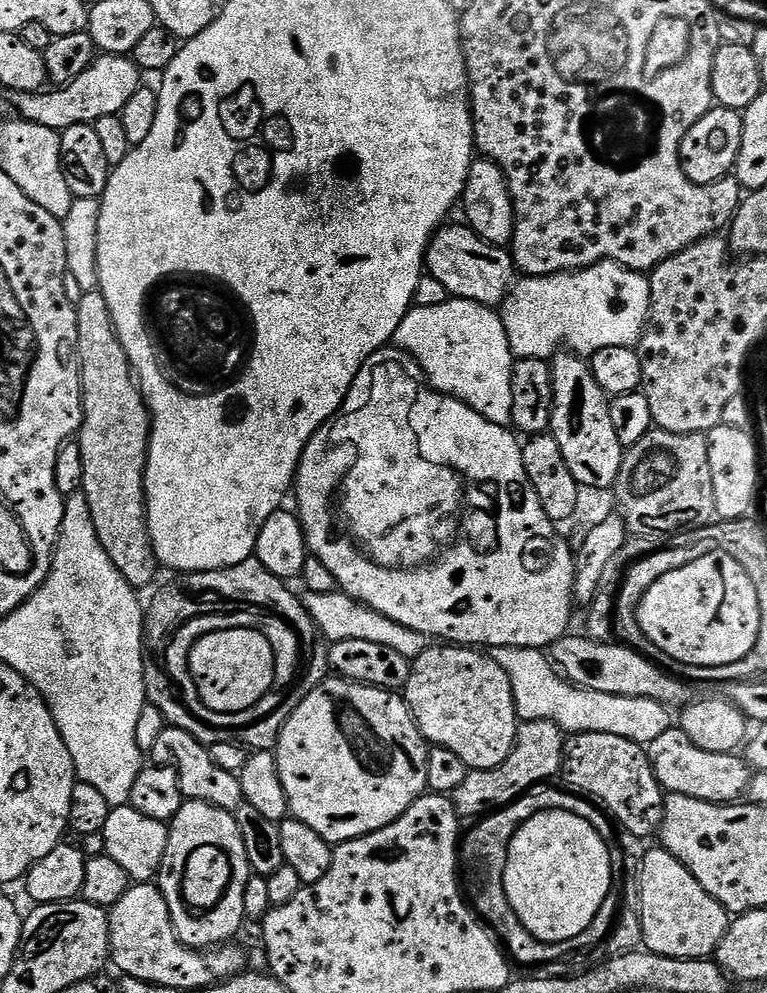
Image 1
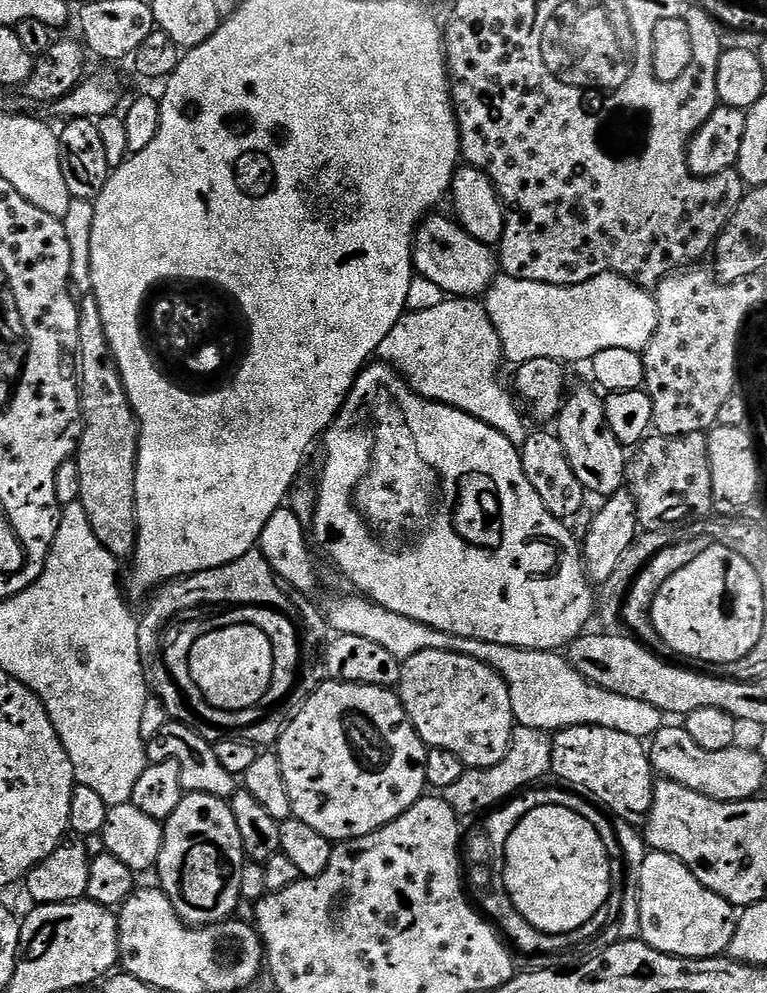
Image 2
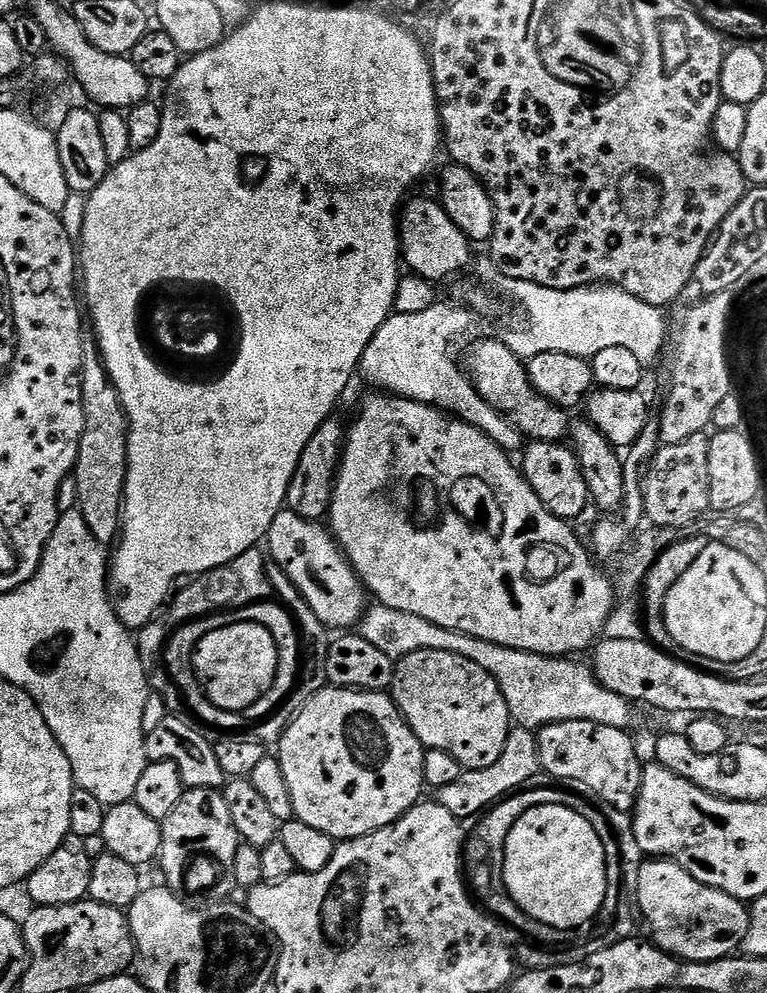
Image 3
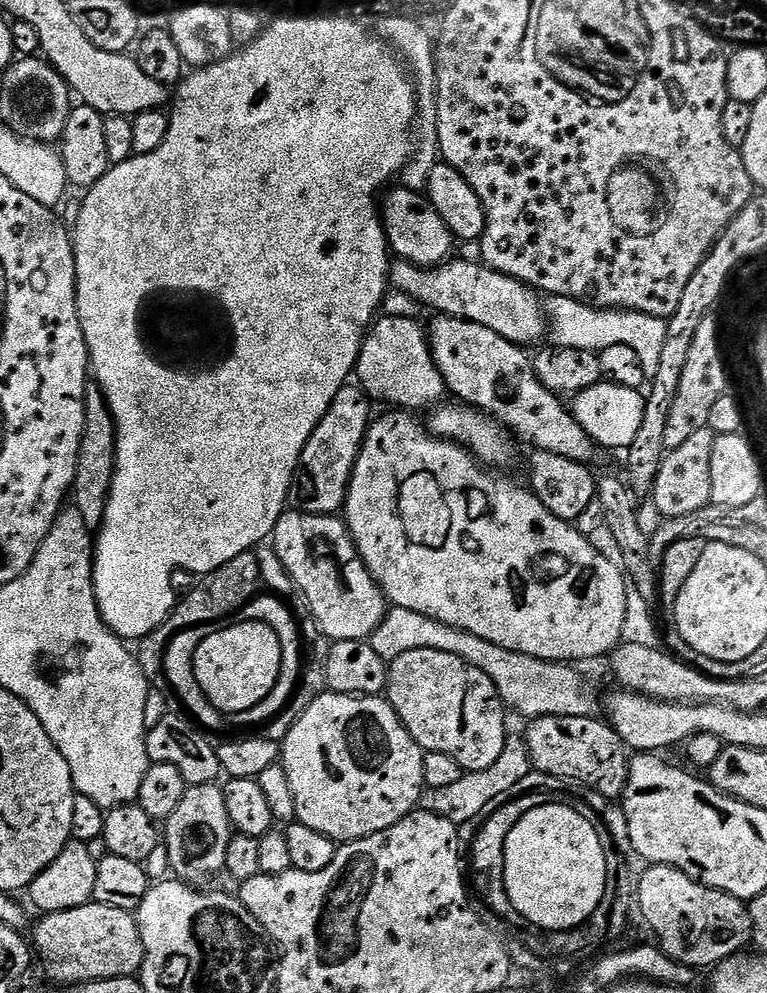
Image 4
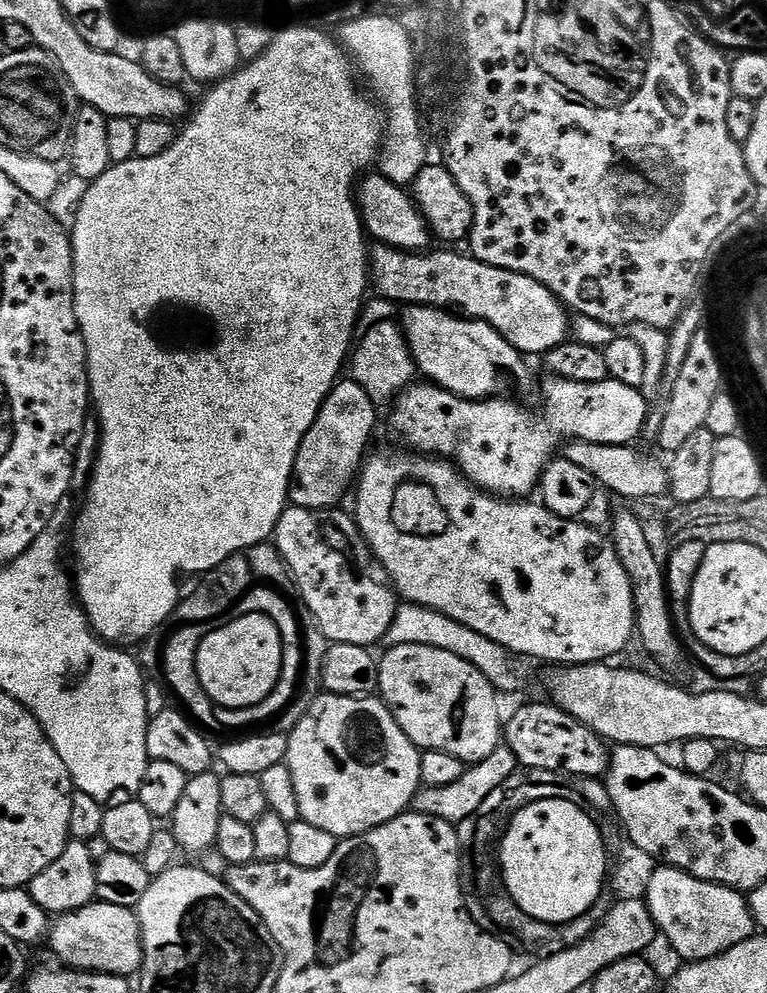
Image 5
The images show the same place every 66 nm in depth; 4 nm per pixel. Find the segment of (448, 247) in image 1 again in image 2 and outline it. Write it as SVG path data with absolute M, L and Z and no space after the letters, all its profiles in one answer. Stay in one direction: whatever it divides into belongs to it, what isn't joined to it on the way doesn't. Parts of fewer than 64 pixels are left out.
M429 214L420 221L412 245L412 267L420 272L436 288L452 298L480 298L488 291L498 275L498 256L489 245L475 240L465 228L461 228L455 219Z

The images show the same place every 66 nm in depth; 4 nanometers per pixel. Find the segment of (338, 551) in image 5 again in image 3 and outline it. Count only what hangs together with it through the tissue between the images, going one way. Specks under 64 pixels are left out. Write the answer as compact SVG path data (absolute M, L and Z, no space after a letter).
M282 510L270 526L266 537L267 555L271 563L282 566L284 573L298 586L302 598L314 610L325 629L352 630L363 620L366 611L366 589L352 568L331 531L323 523L304 520L298 514Z

